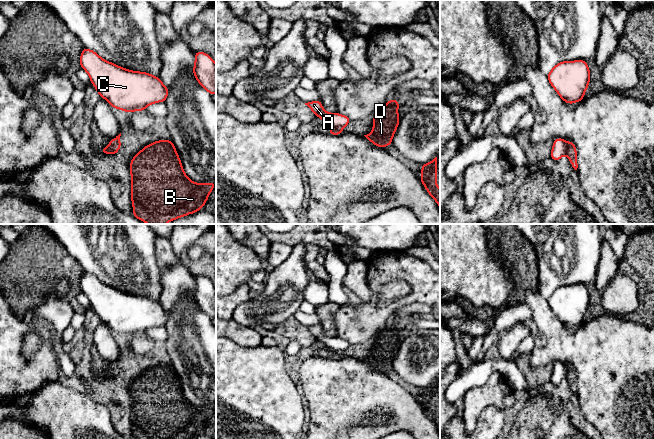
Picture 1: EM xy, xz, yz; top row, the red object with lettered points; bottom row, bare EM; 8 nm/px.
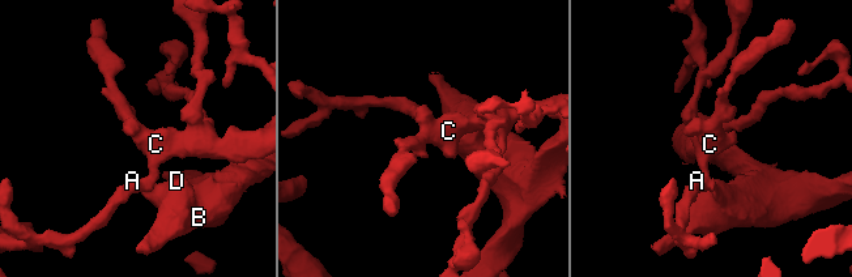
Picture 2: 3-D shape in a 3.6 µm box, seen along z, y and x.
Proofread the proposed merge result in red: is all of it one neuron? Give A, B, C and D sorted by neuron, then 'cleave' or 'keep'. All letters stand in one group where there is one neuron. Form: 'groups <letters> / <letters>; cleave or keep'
groups A C / B D; cleave

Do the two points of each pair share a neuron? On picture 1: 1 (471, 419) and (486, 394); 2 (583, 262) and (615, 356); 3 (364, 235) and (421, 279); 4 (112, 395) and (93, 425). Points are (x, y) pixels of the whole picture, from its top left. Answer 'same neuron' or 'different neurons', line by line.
1: same neuron
2: different neurons
3: different neurons
4: different neurons

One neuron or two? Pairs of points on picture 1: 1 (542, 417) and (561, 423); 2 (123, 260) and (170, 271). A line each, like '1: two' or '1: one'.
1: two
2: two

